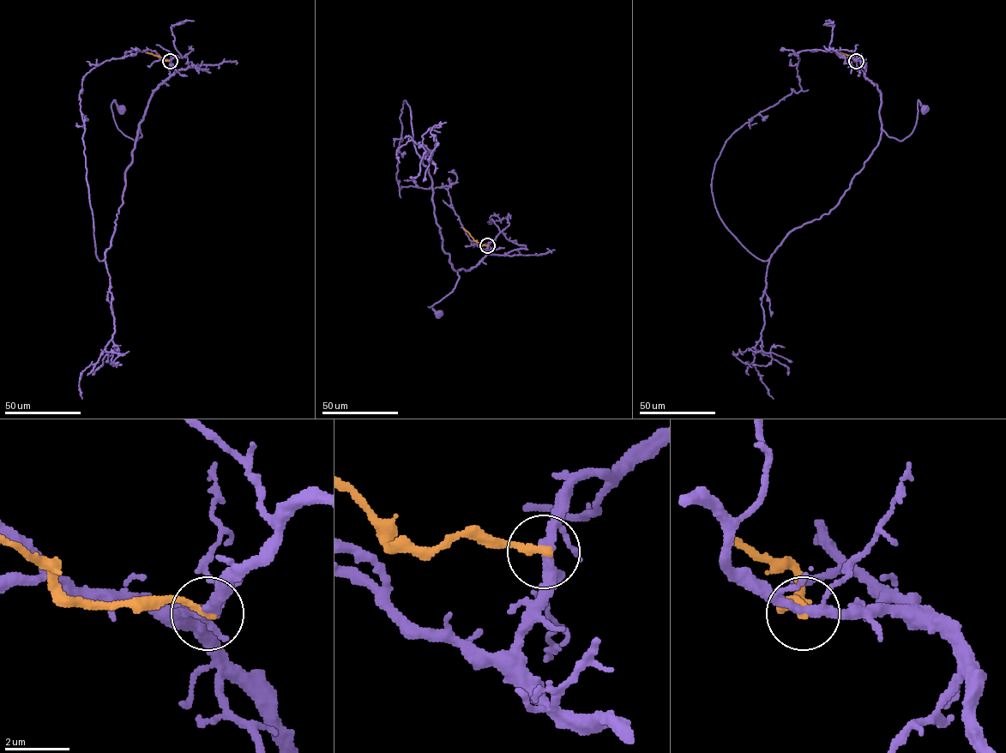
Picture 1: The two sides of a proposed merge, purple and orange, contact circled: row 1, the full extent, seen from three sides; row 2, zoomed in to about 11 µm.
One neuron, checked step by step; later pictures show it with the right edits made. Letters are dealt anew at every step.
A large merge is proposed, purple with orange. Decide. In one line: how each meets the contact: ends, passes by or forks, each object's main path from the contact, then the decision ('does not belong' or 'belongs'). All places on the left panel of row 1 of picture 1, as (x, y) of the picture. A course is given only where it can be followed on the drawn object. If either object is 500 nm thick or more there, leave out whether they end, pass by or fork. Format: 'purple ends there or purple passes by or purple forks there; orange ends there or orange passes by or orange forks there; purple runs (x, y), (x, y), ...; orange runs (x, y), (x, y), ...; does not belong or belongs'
purple forks there; orange ends there; purple runs (170, 61), (175, 71), (153, 93), (136, 141), (116, 124), (111, 104), (114, 100), (121, 107); orange runs (170, 61), (146, 52); does not belong

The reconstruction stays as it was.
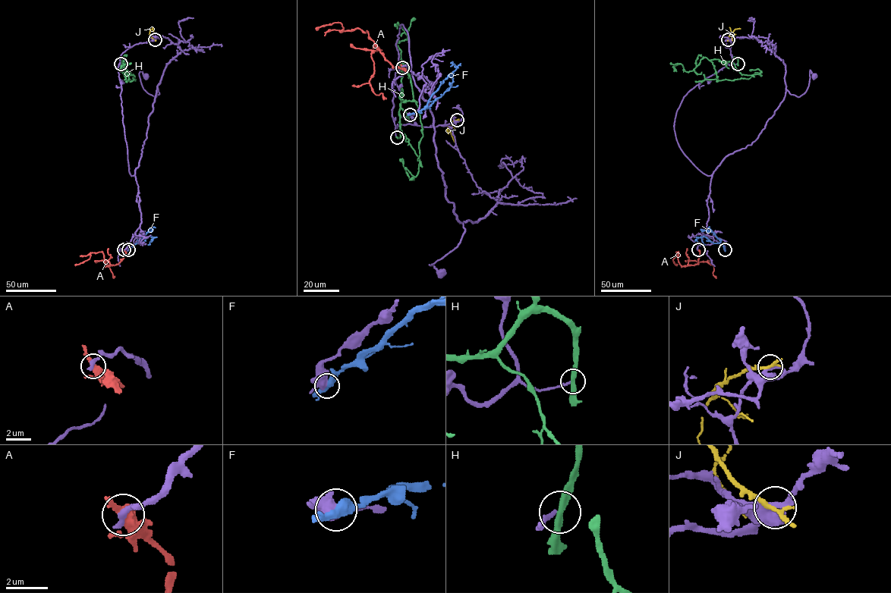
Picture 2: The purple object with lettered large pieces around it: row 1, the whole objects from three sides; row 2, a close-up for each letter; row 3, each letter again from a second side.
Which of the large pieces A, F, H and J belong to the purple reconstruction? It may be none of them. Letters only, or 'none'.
none

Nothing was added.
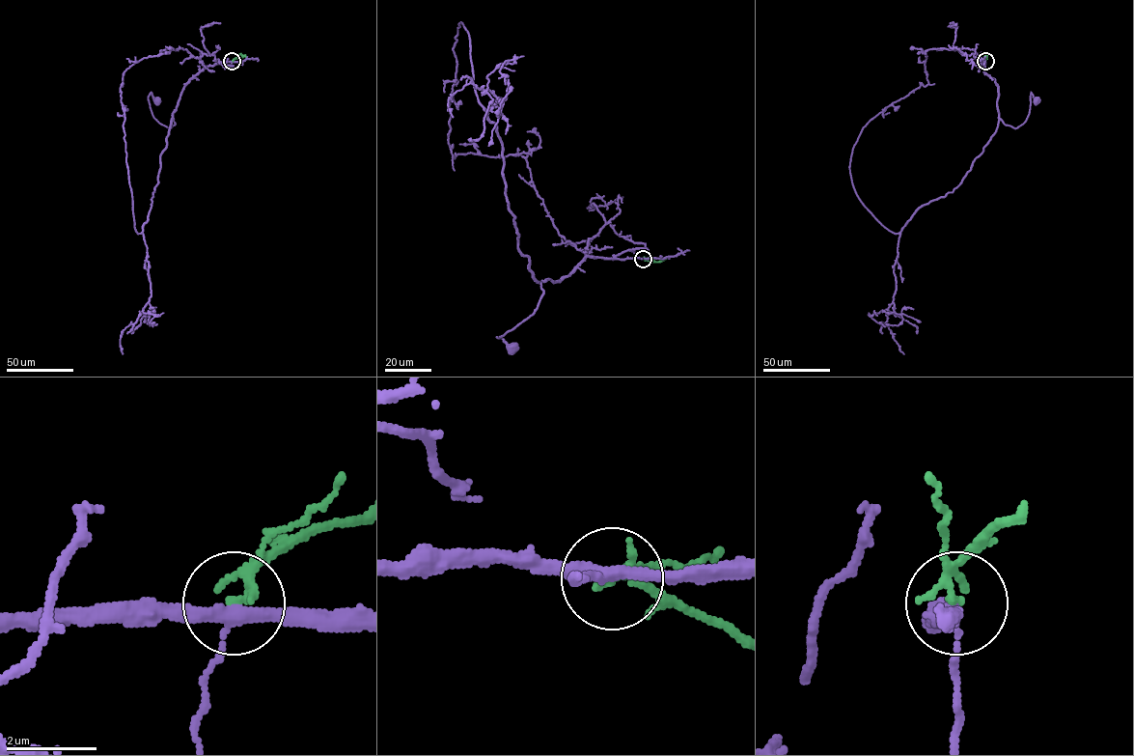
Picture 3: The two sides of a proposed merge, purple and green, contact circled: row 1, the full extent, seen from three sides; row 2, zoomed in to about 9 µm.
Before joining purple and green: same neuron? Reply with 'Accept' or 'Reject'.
Reject

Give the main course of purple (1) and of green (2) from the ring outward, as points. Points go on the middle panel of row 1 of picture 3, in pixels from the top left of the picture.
1: (643, 259), (587, 256), (560, 281), (542, 280), (540, 283), (543, 293), (536, 310), (497, 337), (511, 348)
2: (643, 259), (656, 262), (667, 257)

